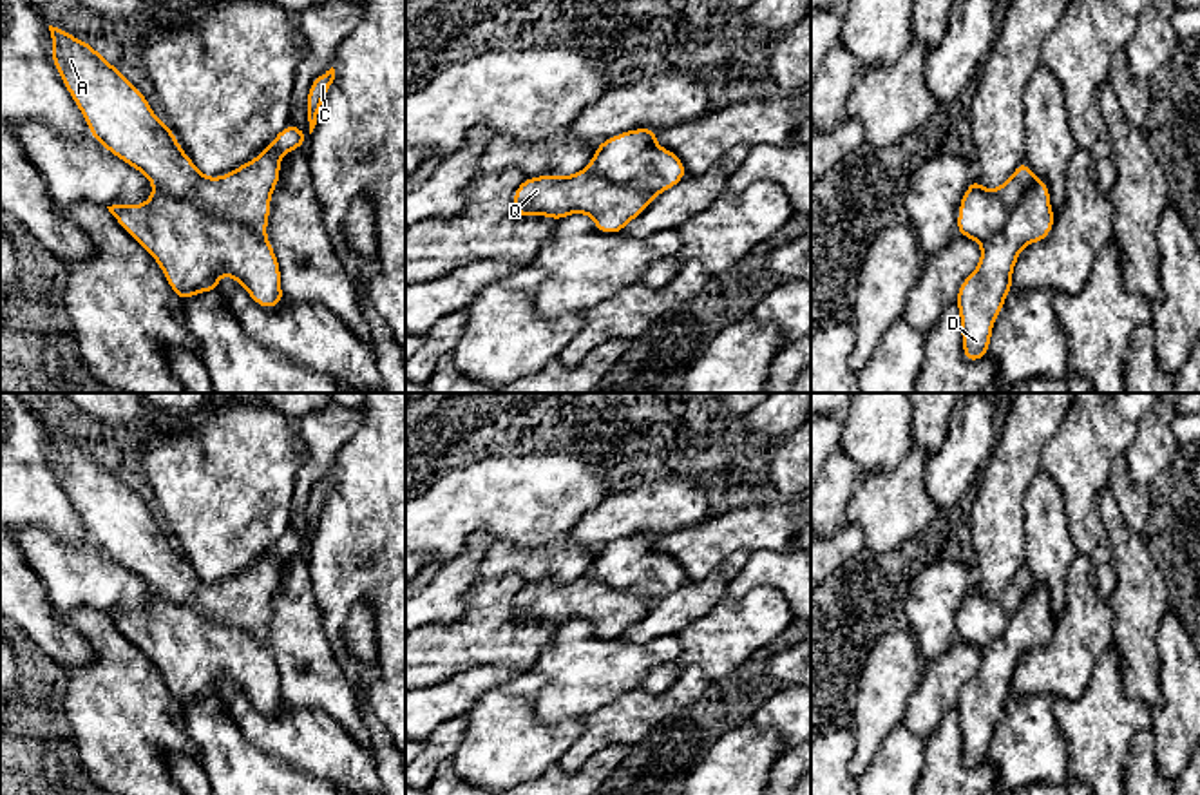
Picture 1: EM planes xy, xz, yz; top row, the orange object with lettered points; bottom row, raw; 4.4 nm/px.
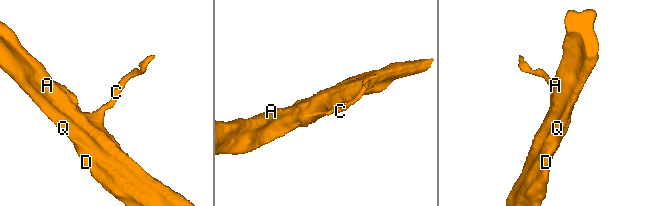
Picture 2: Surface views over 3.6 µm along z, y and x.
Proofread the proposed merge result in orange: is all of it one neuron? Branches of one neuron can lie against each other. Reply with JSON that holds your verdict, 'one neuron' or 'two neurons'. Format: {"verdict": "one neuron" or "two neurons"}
{"verdict": "one neuron"}

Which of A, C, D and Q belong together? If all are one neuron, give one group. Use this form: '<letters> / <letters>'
A C D Q

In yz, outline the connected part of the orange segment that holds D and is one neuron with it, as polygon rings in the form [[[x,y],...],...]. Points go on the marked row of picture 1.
[[[1026,159],[995,190],[985,190],[977,179],[968,185],[959,203],[957,235],[981,244],[981,261],[961,283],[956,299],[968,362],[988,351],[992,324],[1012,290],[1021,250],[1044,241],[1053,221],[1048,185],[1033,176]]]

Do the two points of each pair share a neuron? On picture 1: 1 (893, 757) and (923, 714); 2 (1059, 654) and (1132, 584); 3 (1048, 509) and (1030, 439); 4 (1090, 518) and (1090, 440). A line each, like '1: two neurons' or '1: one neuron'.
1: two neurons
2: two neurons
3: two neurons
4: one neuron

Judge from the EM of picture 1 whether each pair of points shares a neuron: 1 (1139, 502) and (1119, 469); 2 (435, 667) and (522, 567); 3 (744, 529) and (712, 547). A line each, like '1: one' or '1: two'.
1: one
2: two
3: one

